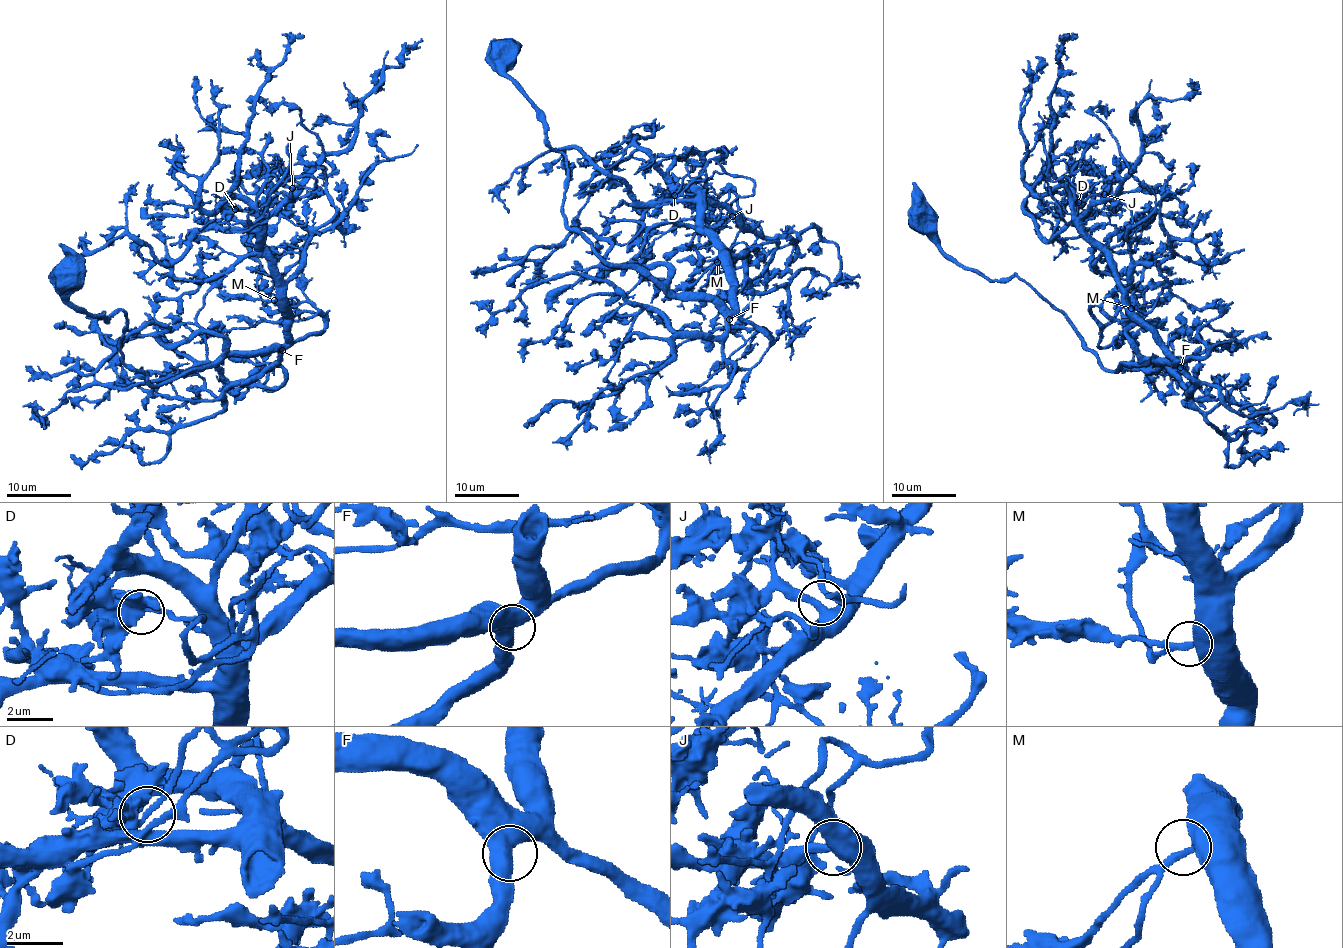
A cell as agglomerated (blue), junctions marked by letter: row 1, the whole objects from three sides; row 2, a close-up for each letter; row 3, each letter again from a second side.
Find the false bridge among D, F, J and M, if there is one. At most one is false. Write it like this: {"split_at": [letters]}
{"split_at": ["D"]}

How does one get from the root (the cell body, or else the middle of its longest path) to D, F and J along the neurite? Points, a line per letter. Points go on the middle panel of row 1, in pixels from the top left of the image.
D: (500, 54), (565, 158), (570, 227), (606, 261), (732, 310), (730, 268), (702, 211), (674, 195)
F: (500, 54), (544, 140), (565, 158), (565, 221), (606, 261), (642, 269), (677, 296), (705, 296), (729, 319)
J: (500, 54), (565, 158), (565, 221), (606, 261), (732, 310), (730, 268), (702, 201), (732, 216)

